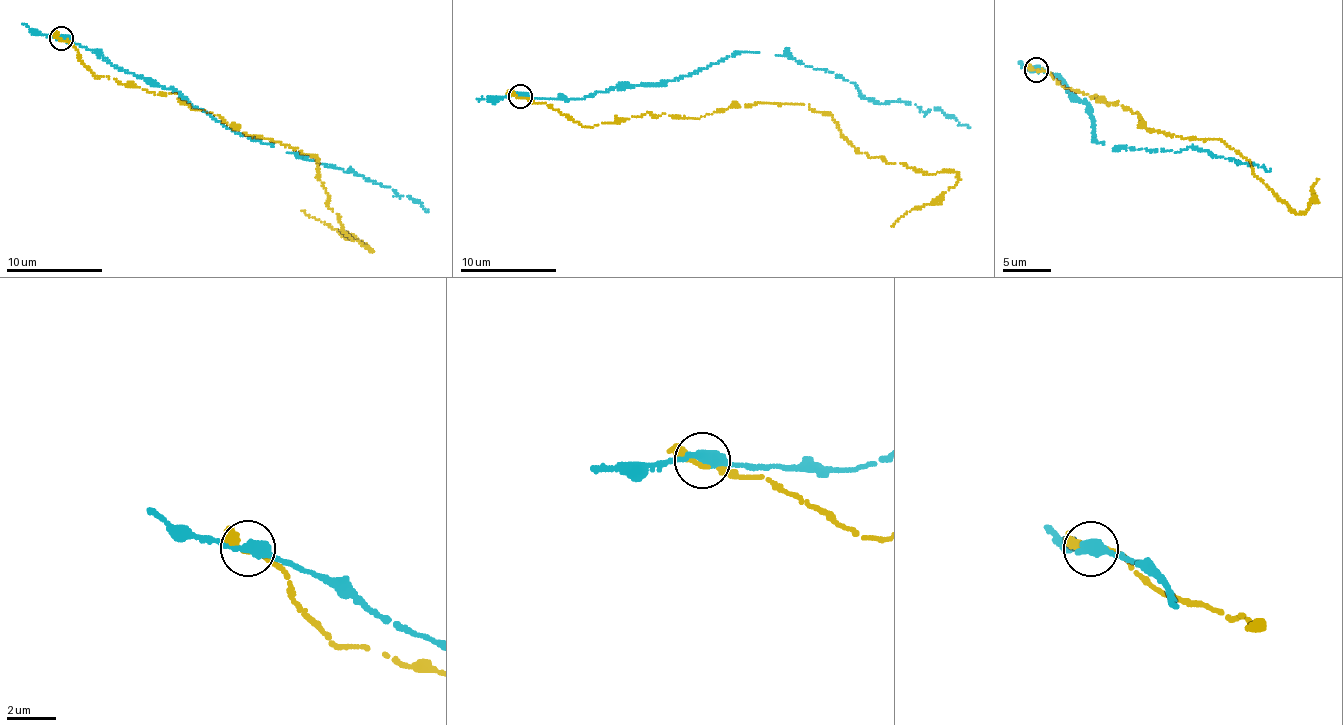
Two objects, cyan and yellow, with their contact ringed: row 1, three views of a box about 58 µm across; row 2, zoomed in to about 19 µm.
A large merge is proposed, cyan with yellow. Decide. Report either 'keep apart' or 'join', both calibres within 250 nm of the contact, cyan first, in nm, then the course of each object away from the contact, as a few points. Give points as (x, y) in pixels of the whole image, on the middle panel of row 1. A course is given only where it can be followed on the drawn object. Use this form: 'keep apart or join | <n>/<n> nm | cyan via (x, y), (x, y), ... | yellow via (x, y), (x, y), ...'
join | 400/200 nm | cyan via (520, 95), (581, 99), (655, 86), (747, 52), (791, 56), (881, 103), (942, 110), (969, 128) | yellow via (520, 98), (584, 126), (809, 104), (861, 153), (957, 174), (891, 226)

